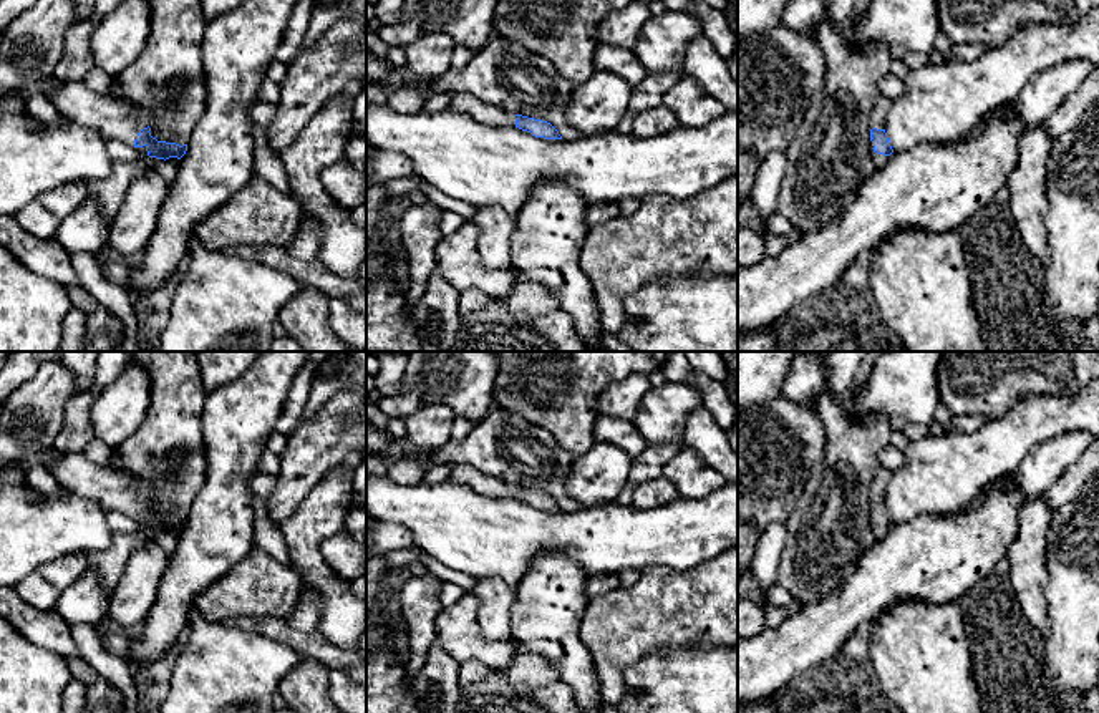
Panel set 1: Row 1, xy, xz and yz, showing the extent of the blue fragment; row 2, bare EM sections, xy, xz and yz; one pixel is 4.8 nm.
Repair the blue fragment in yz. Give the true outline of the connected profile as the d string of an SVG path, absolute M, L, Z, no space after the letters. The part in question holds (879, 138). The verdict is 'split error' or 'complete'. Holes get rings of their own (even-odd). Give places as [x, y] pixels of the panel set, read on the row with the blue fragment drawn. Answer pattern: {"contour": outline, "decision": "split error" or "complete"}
{"contour": "M879 96L874 111L872 111L872 121L870 121L870 141L874 146L875 154L890 156L893 153L887 133L885 133L885 121L887 114L892 108L892 101L885 96Z", "decision": "split error"}

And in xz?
{"contour": "M454 95L449 109L469 116L479 123L491 126L516 126L522 131L530 133L535 138L544 139L562 139L559 131L547 121L527 118L522 114L512 114L506 109L486 104L471 95Z", "decision": "split error"}

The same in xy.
{"contour": "M66 83L51 88L46 98L63 118L90 126L108 139L118 139L133 148L144 146L149 158L181 159L187 151L187 144L179 146L153 138L149 113L109 93L99 95L83 83Z", "decision": "split error"}

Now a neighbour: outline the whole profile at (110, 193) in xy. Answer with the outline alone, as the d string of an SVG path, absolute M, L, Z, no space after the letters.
M146 146L138 148L143 158L136 162L114 161L111 174L104 179L88 179L88 194L98 202L101 216L111 222L123 206L129 184L154 169L151 158L148 156Z

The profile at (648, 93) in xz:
M648 73L635 88L628 111L635 116L661 103L663 95L681 78L678 73Z

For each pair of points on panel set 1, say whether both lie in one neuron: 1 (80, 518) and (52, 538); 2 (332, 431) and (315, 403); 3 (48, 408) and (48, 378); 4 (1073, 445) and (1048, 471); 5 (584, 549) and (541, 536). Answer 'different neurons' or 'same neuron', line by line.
1: same neuron
2: different neurons
3: same neuron
4: same neuron
5: same neuron

